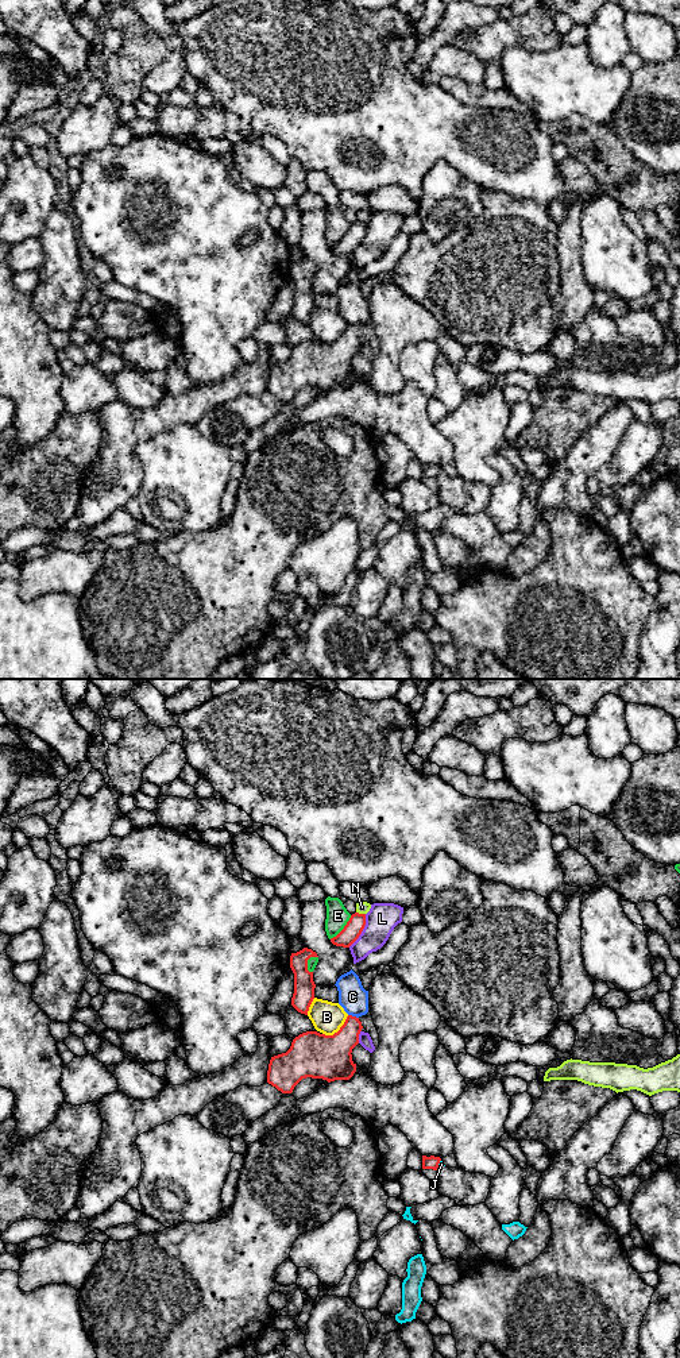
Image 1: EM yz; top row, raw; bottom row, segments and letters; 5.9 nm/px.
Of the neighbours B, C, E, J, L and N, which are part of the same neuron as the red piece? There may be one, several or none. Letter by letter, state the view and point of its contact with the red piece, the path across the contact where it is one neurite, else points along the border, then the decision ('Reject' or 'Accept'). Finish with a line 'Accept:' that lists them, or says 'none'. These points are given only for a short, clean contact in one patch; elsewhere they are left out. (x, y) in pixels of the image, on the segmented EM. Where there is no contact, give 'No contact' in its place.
B: Touches red at yz (339, 1030). Reject
C: Touches red at yz (354, 1017). Reject
E: Touches red at yz (343, 929). Accept
J: Touches red at yz (439, 1162). Path across: yz (428, 1162), (439, 1162), (441, 1164). Accept
L: Touches red at yz (362, 930). Reject
N: Touches red at yz (360, 914). Reject
Accept: E, J

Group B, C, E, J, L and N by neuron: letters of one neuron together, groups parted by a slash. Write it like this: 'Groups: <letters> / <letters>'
Groups: B / C / E J / L / N

